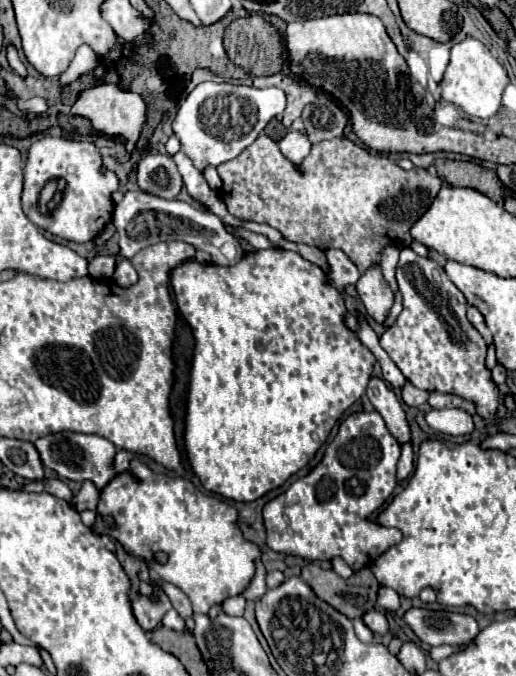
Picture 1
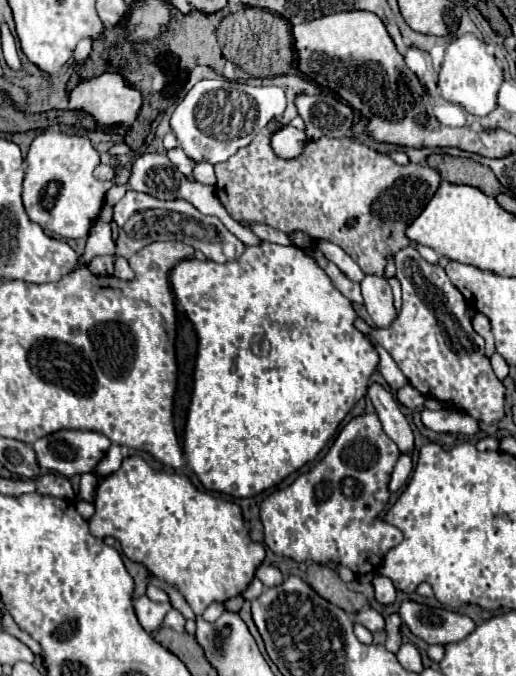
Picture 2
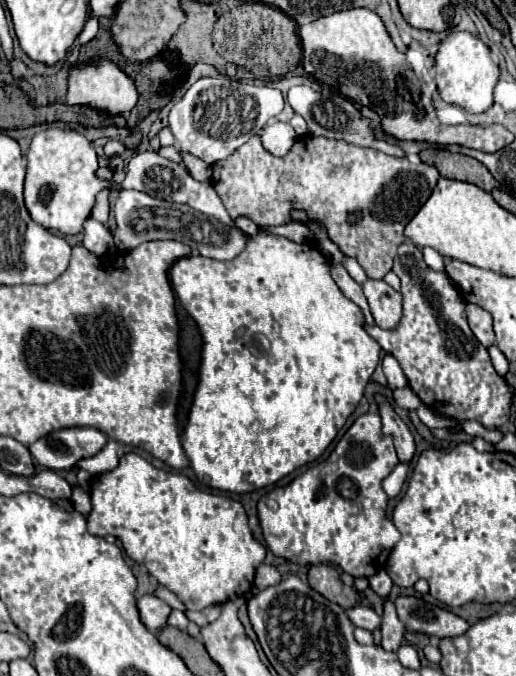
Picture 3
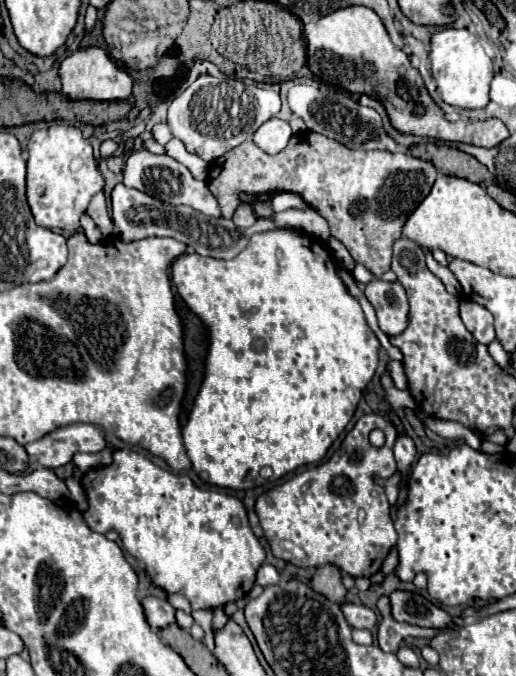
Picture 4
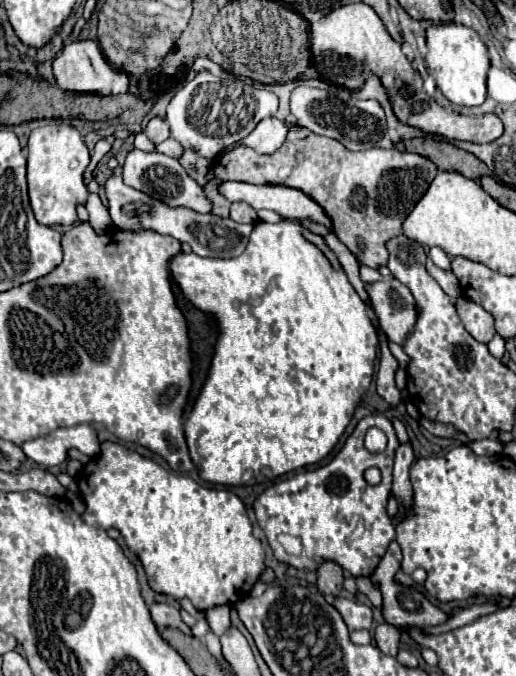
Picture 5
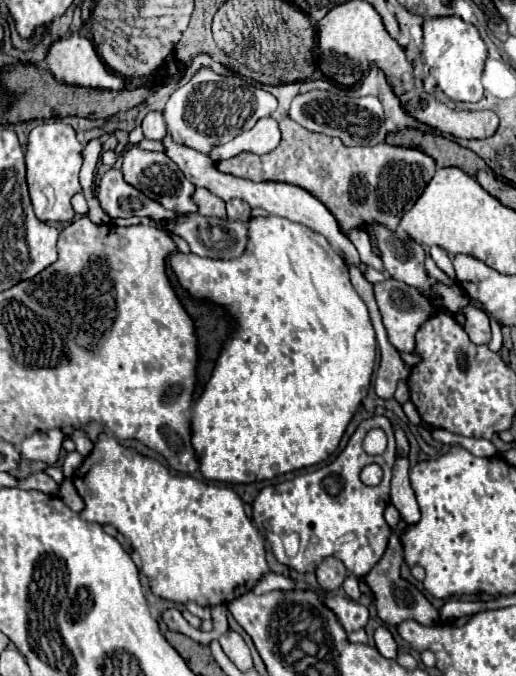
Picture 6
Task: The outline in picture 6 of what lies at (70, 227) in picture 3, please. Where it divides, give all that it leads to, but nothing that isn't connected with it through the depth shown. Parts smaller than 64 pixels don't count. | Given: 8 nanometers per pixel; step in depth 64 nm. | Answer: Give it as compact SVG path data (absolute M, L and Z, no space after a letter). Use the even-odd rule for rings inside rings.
M52 122L36 126L28 136L26 146L26 168L28 168L28 188L36 218L40 222L70 222L76 212L72 210L72 196L82 192L78 182L78 172L82 166L82 144L76 138L76 130L64 122Z

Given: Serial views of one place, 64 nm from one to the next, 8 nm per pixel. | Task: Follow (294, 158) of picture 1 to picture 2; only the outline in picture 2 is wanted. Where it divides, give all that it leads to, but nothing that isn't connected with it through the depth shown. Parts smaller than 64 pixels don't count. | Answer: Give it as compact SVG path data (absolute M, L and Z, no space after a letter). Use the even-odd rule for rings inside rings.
M284 126L280 132L272 134L270 142L272 142L274 152L280 158L296 158L296 156L302 154L308 138L306 138L304 132L296 130L294 126Z

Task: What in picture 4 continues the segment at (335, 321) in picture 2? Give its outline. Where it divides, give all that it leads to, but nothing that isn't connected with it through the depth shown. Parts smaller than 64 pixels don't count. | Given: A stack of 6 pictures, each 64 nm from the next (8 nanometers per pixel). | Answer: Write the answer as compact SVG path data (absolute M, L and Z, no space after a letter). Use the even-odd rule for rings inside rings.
M290 230L260 232L260 234L254 234L250 238L250 244L236 258L223 260L198 256L196 253L184 253L174 260L174 264L170 268L170 276L172 276L172 282L174 282L180 298L202 320L202 324L210 332L210 346L208 346L208 354L206 354L204 380L202 380L200 392L194 400L194 408L188 416L188 424L182 430L184 448L188 452L192 468L196 470L200 480L210 484L210 486L220 486L220 488L230 488L230 490L248 490L248 488L264 484L264 480L260 476L260 470L264 466L270 466L274 472L270 480L278 480L284 474L296 470L304 464L320 462L326 456L332 442L338 438L338 434L350 422L350 418L352 418L352 414L362 398L366 384L372 380L372 376L376 372L380 342L378 342L376 334L368 328L358 300L354 300L346 292L342 280L336 274L336 268L328 264L328 258L330 258L328 248L324 244L320 244L320 252L314 252L314 246L316 246L316 240L312 240L306 234L298 234L298 232L290 232ZM258 338L262 338L266 344L266 350L262 350L262 352L258 352L254 346L254 342Z

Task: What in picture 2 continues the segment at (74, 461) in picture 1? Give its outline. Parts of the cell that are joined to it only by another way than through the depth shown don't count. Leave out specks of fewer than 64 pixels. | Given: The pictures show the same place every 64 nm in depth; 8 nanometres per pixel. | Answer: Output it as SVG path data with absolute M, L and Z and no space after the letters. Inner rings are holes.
M60 430L60 432L54 432L34 442L34 450L36 450L40 466L46 470L54 470L66 478L72 478L76 474L80 476L80 474L94 472L94 468L104 458L110 446L112 442L104 434L88 432L88 430L86 432L84 430Z

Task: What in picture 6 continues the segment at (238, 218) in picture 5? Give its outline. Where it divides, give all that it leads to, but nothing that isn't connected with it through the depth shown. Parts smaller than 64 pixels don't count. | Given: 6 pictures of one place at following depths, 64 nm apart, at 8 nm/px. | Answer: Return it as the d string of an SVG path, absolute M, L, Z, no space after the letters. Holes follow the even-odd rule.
M230 200L228 204L228 218L230 220L248 220L252 208L242 200Z

